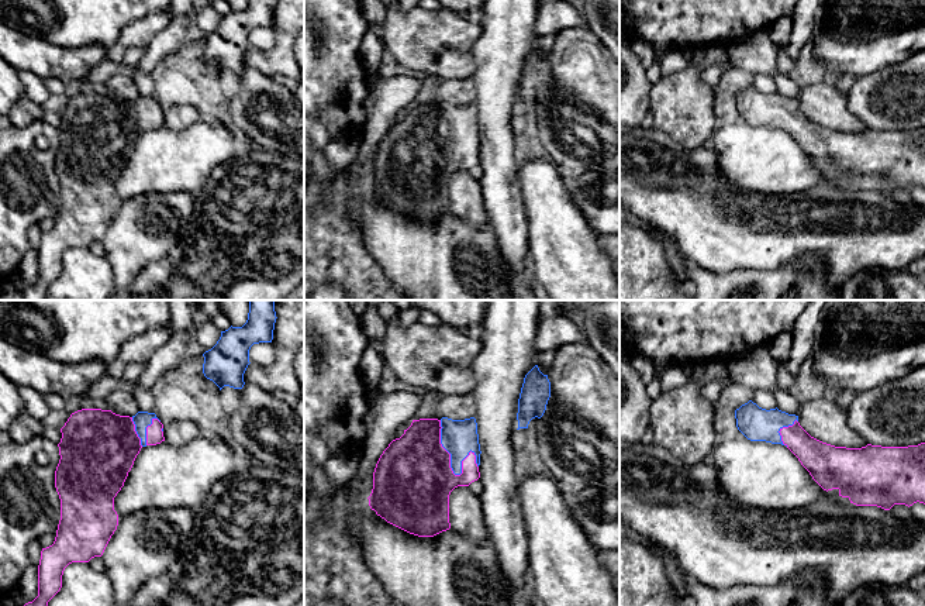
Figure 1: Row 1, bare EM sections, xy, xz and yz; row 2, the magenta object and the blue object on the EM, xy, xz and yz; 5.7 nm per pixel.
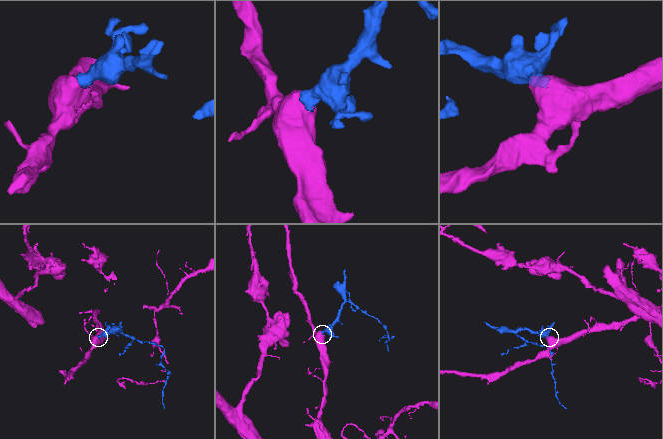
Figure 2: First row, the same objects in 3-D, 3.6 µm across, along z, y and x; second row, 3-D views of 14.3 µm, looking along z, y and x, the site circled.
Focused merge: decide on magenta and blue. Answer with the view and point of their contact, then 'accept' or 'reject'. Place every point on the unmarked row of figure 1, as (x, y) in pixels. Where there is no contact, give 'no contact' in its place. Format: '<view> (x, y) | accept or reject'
xz (451, 152) | accept

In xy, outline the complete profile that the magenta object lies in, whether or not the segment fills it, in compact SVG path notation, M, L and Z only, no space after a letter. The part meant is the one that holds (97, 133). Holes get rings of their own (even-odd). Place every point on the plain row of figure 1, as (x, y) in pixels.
M82 93L61 113L55 172L61 183L61 204L52 230L42 233L38 249L38 280L23 290L24 300L46 300L48 286L61 275L65 252L101 241L118 210L114 182L124 171L142 131L165 125L163 109L155 97L120 100L111 94Z

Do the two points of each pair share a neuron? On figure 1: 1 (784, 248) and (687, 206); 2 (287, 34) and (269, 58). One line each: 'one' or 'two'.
1: one
2: one

